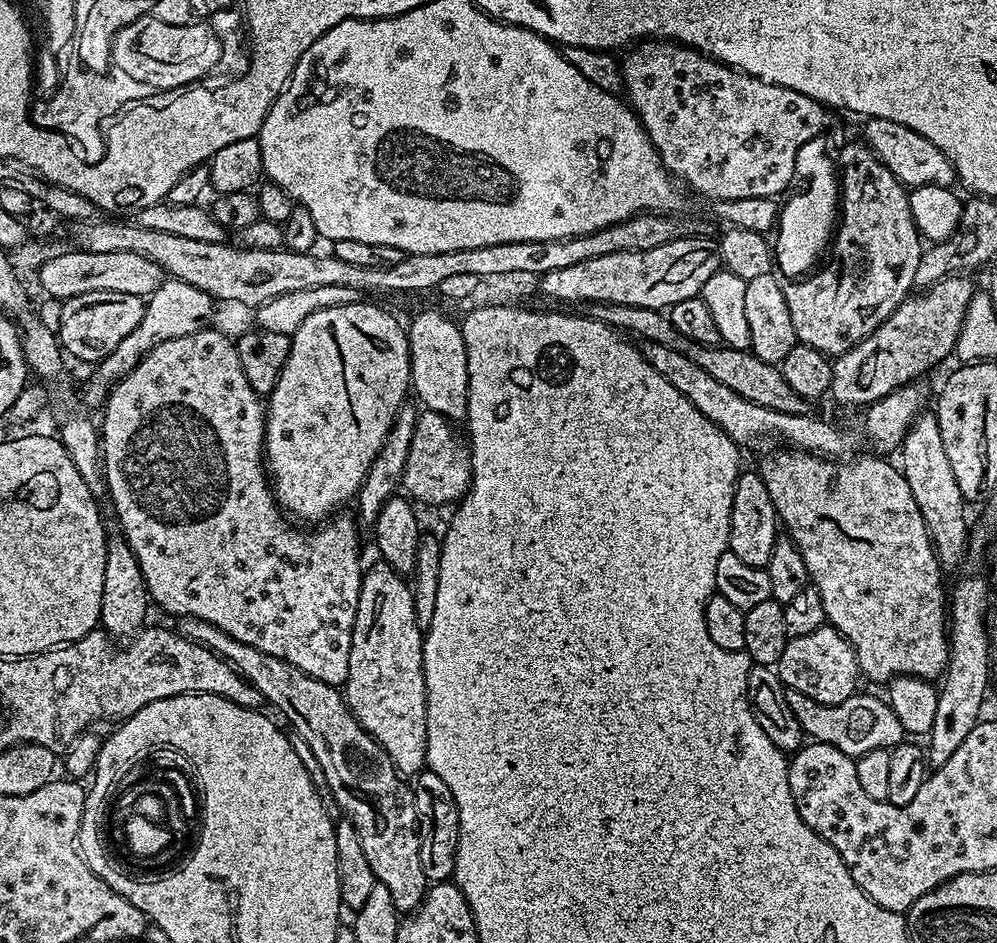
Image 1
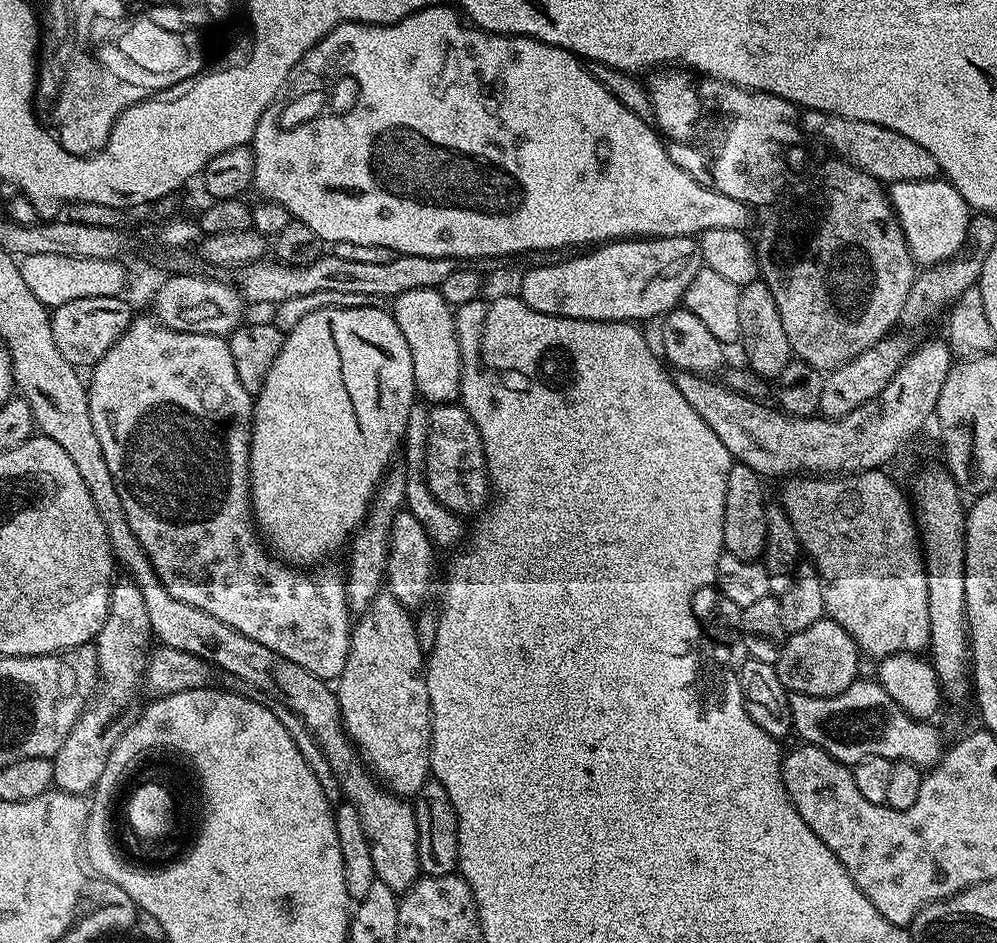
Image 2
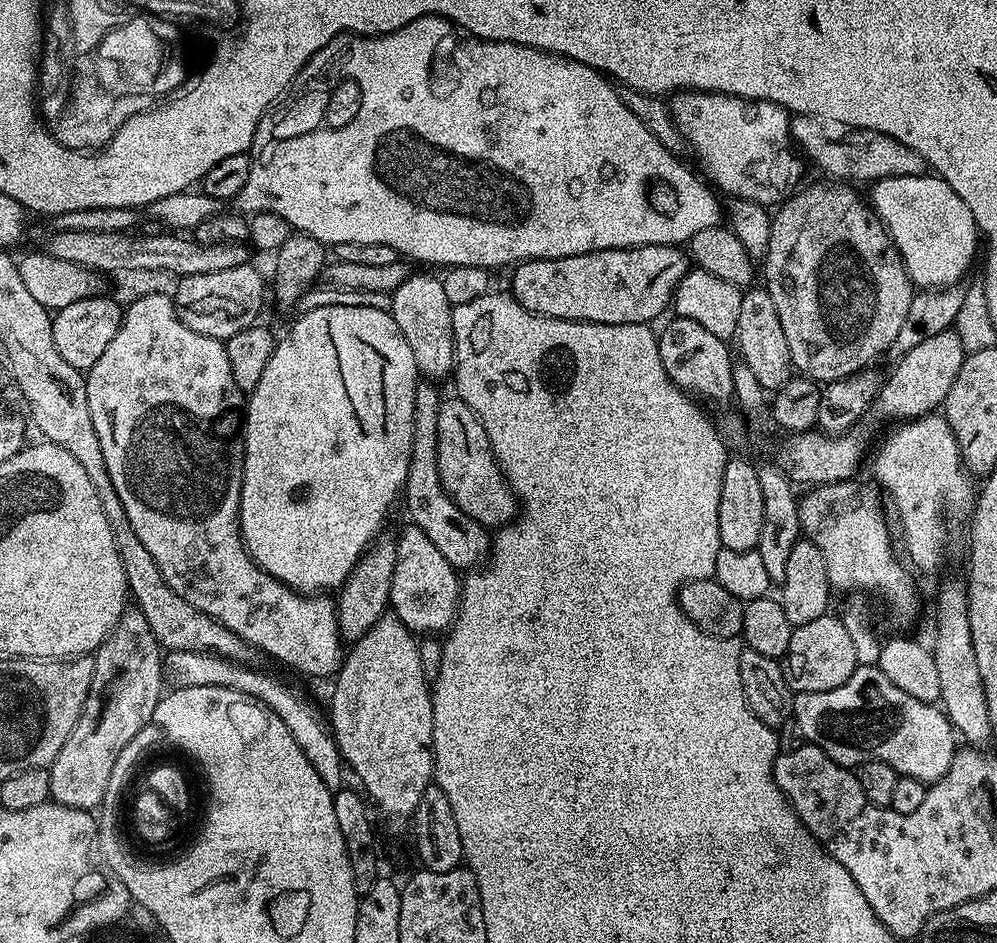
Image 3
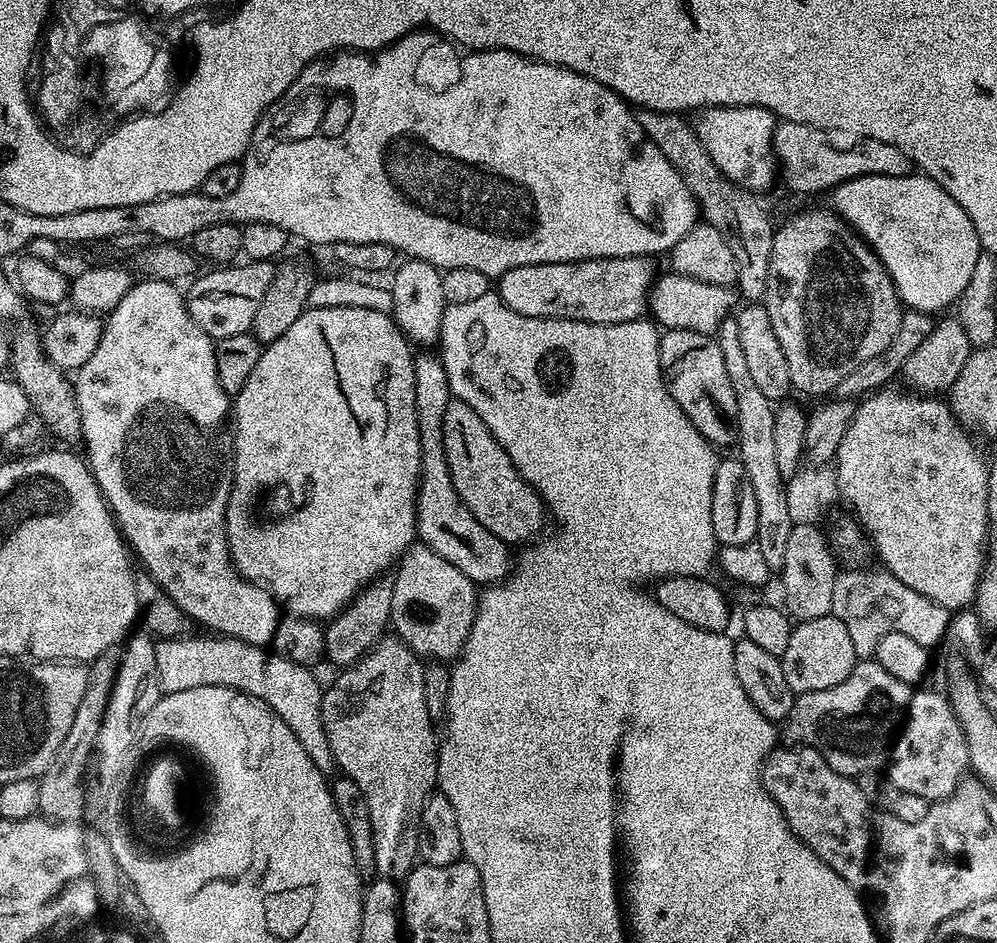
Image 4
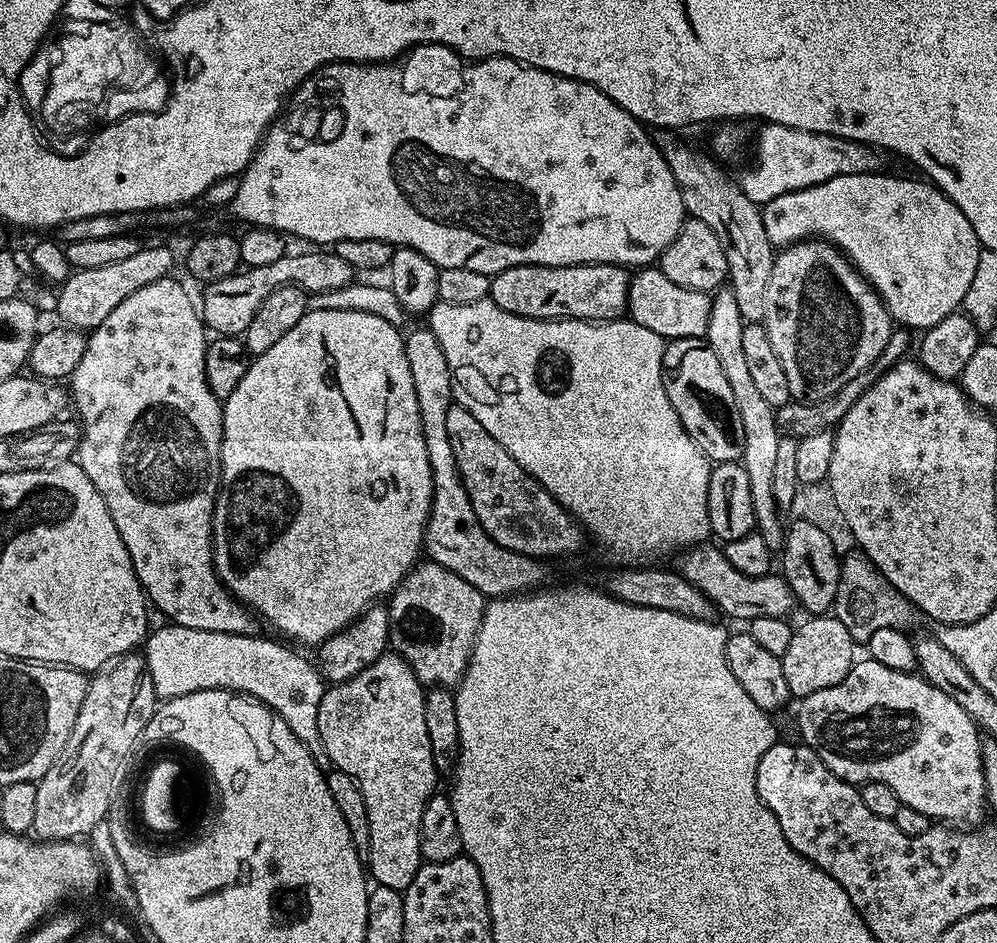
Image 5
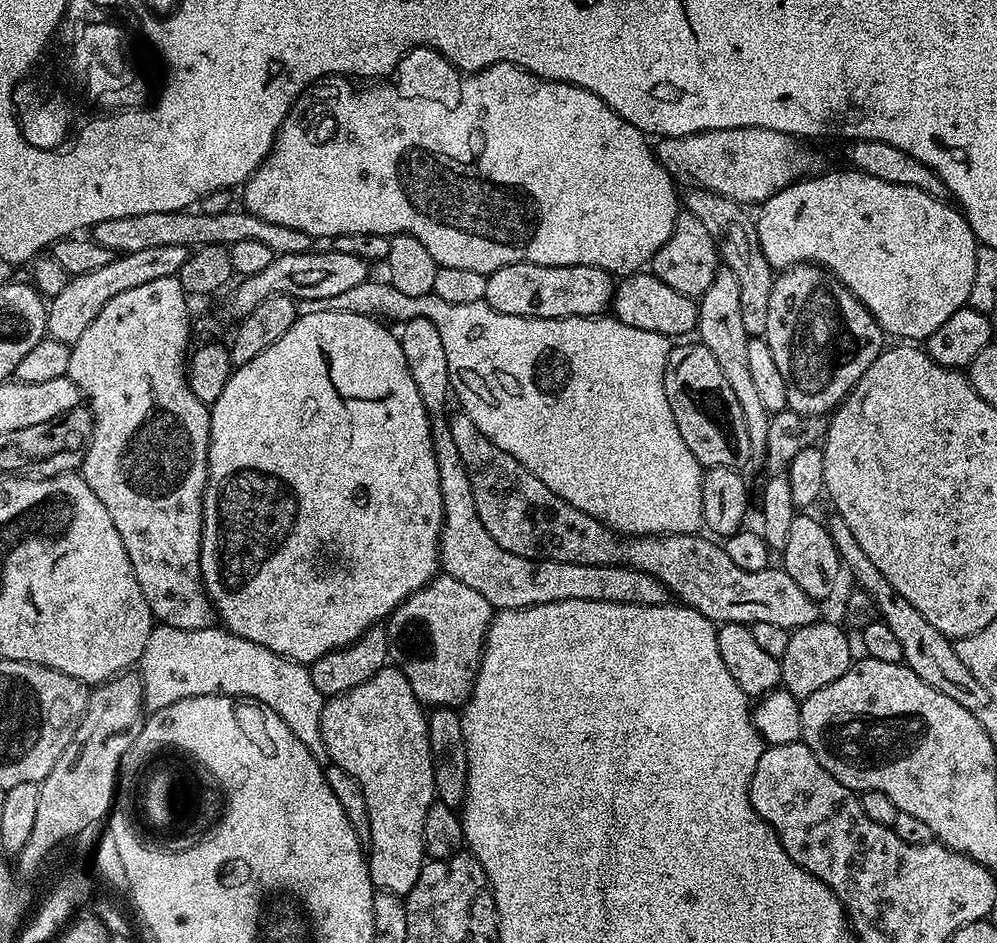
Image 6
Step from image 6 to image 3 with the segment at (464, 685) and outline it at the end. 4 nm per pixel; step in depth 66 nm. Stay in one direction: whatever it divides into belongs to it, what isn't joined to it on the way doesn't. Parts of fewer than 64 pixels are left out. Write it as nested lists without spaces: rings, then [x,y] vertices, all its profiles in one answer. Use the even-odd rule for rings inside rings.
[[[409,523],[407,527],[401,530],[400,536],[395,537],[394,582],[390,586],[391,611],[413,634],[447,633],[460,607],[461,577],[457,569],[446,562],[442,550],[438,550],[438,546],[434,546],[434,542],[422,534],[417,524]]]

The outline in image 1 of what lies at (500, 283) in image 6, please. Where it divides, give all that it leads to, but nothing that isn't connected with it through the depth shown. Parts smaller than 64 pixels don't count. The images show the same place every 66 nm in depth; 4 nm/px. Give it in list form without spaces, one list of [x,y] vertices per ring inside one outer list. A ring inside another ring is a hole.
[[[704,238],[671,240],[654,250],[602,254],[602,258],[590,258],[590,262],[578,262],[578,266],[566,266],[566,270],[550,270],[539,277],[539,295],[561,300],[564,304],[576,304],[586,300],[594,303],[629,304],[667,310],[678,302],[695,300],[710,282],[715,272],[721,271],[719,251]]]

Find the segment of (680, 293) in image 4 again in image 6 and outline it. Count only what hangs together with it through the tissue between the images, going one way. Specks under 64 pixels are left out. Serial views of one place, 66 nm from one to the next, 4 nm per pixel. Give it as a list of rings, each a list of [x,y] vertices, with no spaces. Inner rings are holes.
[[[641,270],[623,277],[615,285],[610,312],[615,319],[626,322],[626,326],[650,330],[669,338],[684,338],[687,332],[696,332],[696,319],[700,310],[693,297],[678,294],[678,290],[670,290],[670,286],[652,275],[651,271]]]

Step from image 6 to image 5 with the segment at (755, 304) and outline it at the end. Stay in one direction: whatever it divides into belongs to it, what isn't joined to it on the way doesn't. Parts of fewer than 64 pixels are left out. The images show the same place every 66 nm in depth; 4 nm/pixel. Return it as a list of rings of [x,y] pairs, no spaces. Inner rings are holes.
[[[660,130],[655,133],[654,139],[663,149],[666,162],[680,184],[684,211],[691,219],[706,222],[706,226],[710,226],[710,230],[714,230],[714,234],[724,241],[728,280],[734,298],[738,298],[738,310],[742,310],[744,321],[759,324],[766,314],[766,286],[770,286],[770,270],[774,270],[776,261],[774,246],[770,238],[766,238],[761,205],[750,202],[739,183],[733,177],[731,180],[710,157],[703,156],[688,144],[676,144],[672,136],[675,135],[671,131]]]

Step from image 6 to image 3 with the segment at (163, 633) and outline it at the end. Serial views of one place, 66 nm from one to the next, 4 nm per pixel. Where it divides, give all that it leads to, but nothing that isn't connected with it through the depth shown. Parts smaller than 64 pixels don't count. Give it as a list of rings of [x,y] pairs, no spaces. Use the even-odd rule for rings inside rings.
[[[168,652],[164,656],[164,674],[169,685],[176,688],[189,688],[190,686],[222,686],[233,688],[242,694],[260,701],[286,725],[286,730],[294,734],[294,742],[306,754],[306,759],[314,770],[318,770],[318,778],[326,782],[326,786],[334,794],[345,787],[343,772],[346,772],[344,759],[336,748],[335,739],[326,727],[322,719],[322,712],[319,712],[306,697],[300,692],[295,692],[288,684],[283,684],[276,676],[268,672],[259,672],[256,666],[245,666],[237,664],[234,660],[227,660],[221,656],[210,654],[198,654],[197,652]],[[320,716],[321,720],[320,721]],[[324,723],[324,724],[323,724]]]

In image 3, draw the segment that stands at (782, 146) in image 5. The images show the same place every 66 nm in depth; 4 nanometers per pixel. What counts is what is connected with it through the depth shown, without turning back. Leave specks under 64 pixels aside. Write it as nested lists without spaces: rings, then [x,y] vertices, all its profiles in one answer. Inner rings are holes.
[[[793,115],[790,120],[790,136],[795,147],[799,151],[801,148],[812,159],[813,166],[821,168],[828,175],[825,177],[836,182],[875,182],[886,178],[923,176],[926,172],[924,159],[910,150],[910,146],[902,146],[902,142],[874,130],[848,128],[845,124],[817,116]]]

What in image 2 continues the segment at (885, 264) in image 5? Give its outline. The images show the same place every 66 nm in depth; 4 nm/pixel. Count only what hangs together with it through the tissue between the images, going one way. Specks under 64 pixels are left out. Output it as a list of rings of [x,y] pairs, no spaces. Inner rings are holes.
[[[943,178],[930,180],[897,180],[890,188],[890,199],[896,210],[896,219],[908,243],[913,260],[920,266],[931,266],[945,258],[951,258],[964,247],[968,233],[970,209],[968,203],[958,194],[954,185]]]

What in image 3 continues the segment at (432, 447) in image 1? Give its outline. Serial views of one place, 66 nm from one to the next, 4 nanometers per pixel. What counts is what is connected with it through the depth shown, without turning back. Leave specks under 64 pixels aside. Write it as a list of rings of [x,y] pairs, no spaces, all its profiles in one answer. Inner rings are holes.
[[[459,396],[441,399],[438,410],[438,478],[442,478],[444,492],[456,503],[458,510],[470,514],[474,522],[489,530],[499,530],[511,524],[518,515],[518,497],[496,461],[486,430]]]

